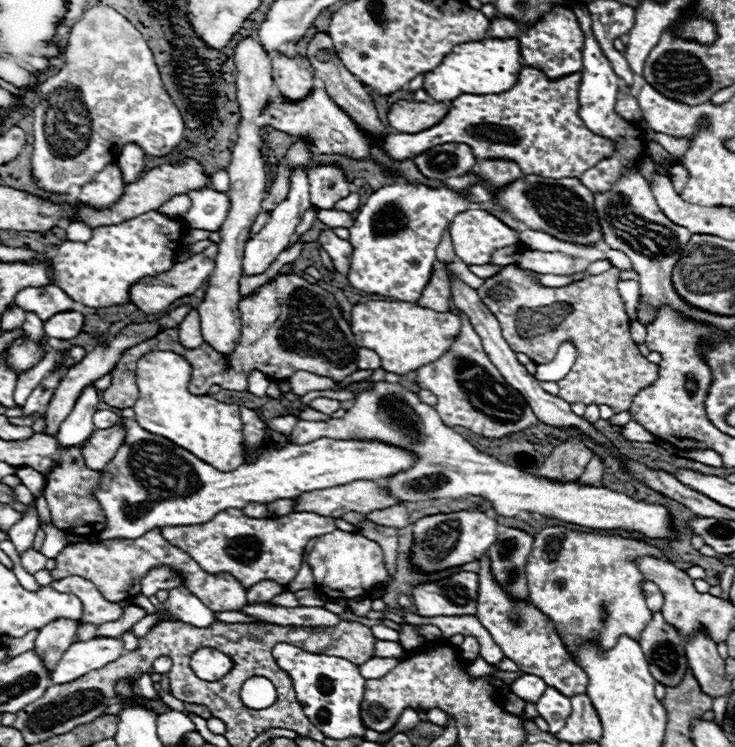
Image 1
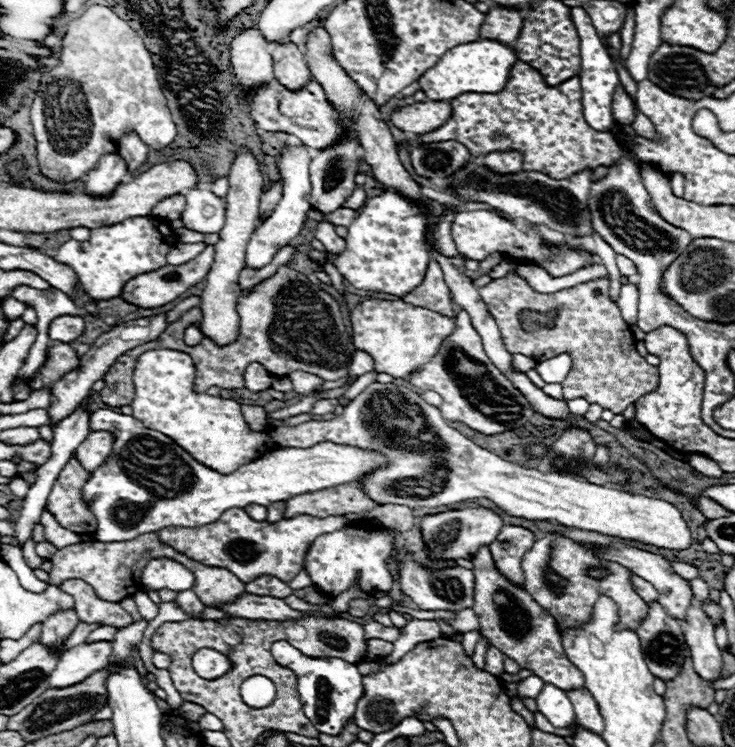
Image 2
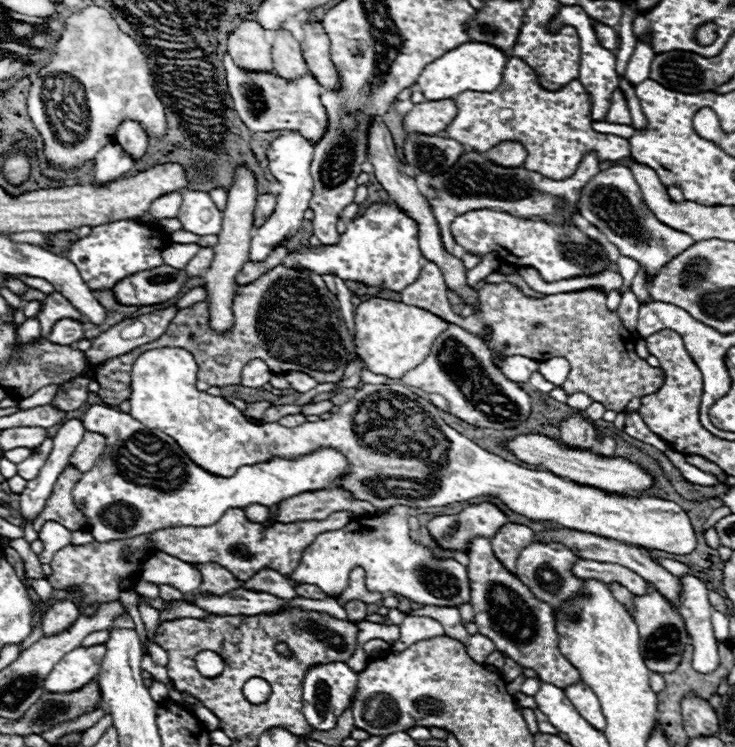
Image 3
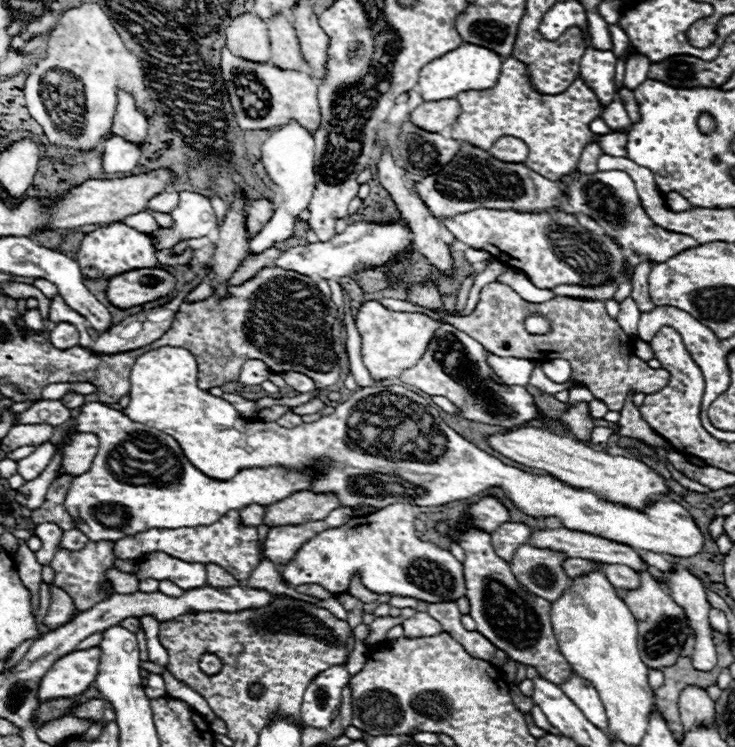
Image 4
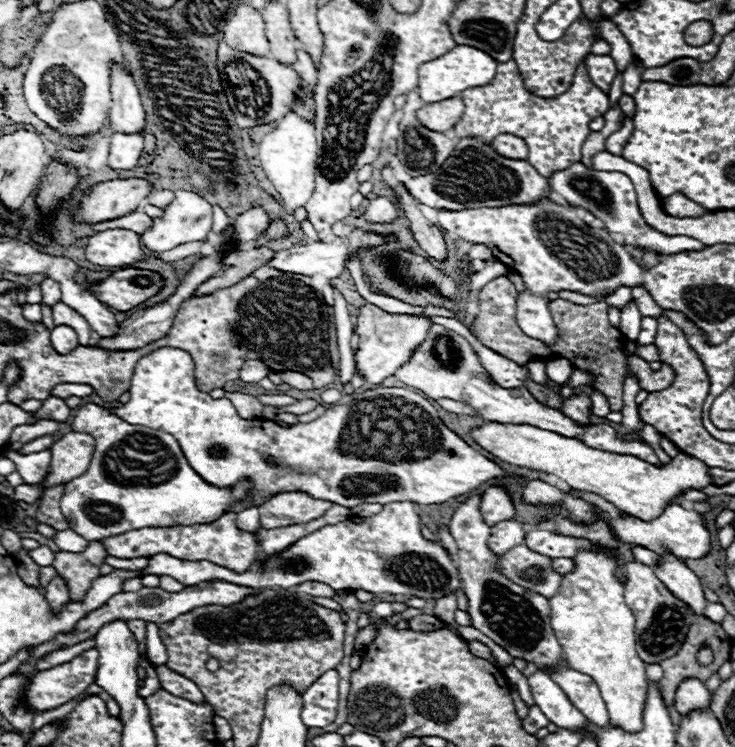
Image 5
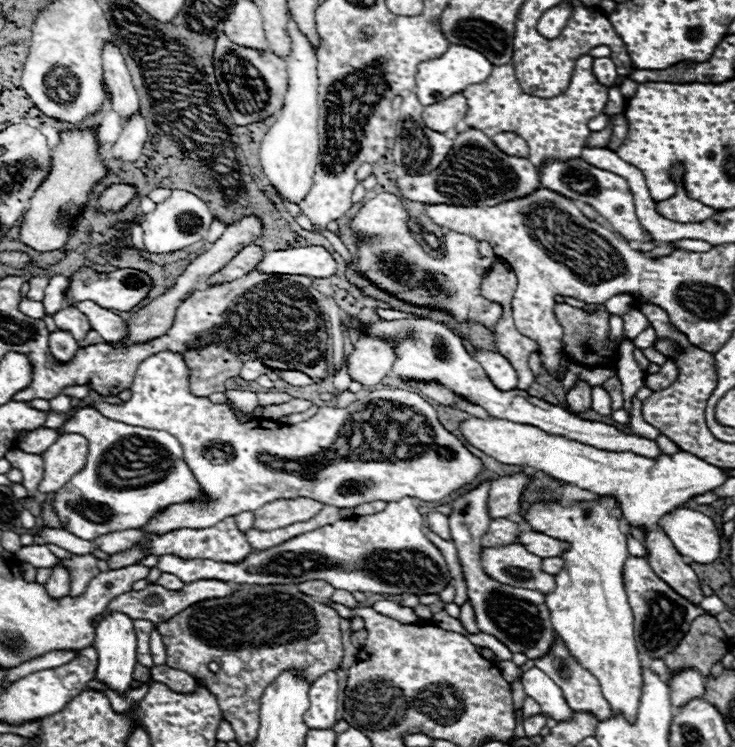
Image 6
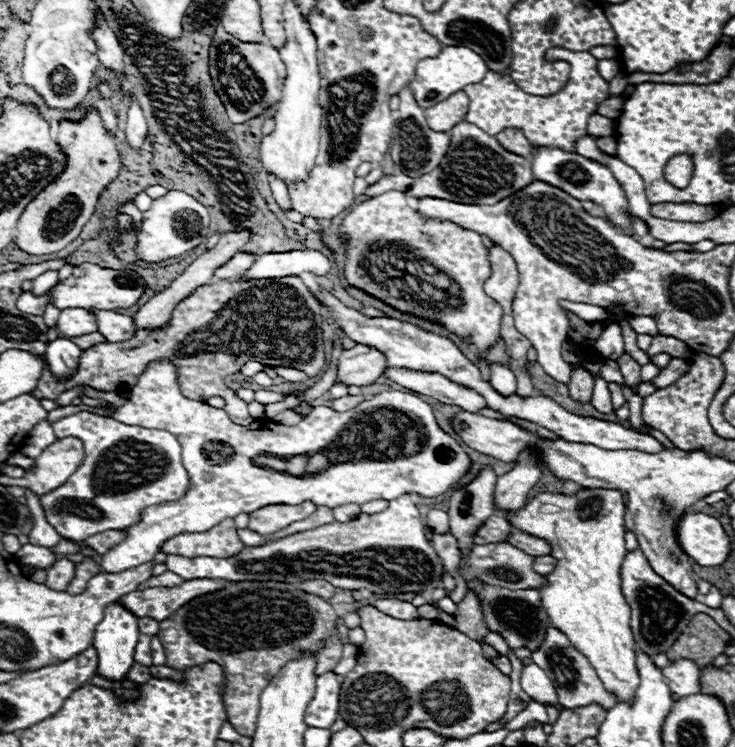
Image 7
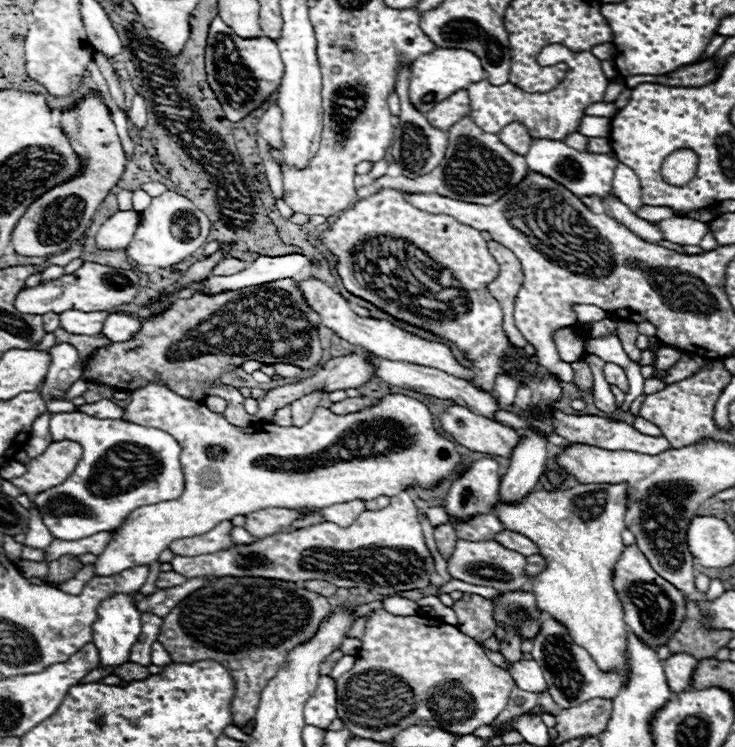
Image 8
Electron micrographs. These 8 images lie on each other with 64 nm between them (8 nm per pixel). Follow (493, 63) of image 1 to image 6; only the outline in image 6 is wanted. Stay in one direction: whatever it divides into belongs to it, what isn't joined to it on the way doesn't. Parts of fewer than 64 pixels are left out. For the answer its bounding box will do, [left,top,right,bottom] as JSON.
[416,46,492,106]

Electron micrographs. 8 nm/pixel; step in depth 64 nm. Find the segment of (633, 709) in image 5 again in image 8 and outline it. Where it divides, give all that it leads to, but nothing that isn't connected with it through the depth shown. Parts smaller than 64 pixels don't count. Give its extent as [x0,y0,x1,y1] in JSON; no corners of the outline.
[496,484,628,680]

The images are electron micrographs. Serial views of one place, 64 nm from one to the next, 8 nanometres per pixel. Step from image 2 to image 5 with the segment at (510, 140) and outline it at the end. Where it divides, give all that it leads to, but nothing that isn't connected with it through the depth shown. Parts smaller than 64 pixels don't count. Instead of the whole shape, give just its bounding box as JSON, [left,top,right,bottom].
[456,60,632,178]

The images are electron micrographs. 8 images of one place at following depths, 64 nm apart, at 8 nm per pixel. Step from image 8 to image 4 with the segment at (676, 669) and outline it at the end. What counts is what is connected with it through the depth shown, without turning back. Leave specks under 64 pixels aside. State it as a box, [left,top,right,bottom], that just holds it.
[678,686,714,730]

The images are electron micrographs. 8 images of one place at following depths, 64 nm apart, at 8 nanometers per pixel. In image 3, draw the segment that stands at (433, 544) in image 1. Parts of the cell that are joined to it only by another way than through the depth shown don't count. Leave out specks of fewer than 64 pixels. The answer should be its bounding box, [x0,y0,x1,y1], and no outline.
[428,502,508,552]

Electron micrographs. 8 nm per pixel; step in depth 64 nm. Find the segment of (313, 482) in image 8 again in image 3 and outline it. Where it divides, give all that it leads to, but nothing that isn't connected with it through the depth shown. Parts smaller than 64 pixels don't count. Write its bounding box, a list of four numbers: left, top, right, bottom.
[130,348,698,554]

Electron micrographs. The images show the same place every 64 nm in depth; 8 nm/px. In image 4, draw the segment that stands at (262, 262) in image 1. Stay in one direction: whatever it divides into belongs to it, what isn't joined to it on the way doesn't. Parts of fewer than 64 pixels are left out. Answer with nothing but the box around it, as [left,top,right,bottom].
[250,120,316,254]

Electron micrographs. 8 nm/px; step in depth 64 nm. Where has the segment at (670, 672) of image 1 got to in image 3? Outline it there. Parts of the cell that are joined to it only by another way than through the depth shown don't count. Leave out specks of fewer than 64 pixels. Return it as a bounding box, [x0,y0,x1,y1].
[634,584,688,674]

